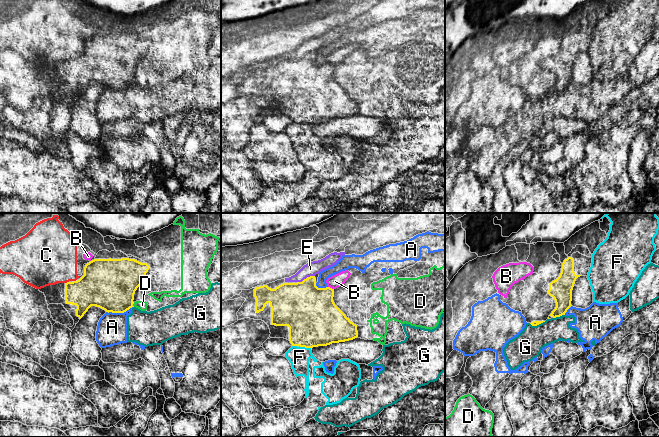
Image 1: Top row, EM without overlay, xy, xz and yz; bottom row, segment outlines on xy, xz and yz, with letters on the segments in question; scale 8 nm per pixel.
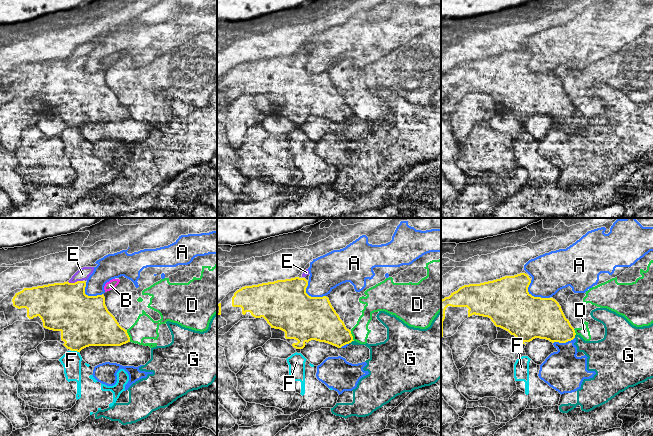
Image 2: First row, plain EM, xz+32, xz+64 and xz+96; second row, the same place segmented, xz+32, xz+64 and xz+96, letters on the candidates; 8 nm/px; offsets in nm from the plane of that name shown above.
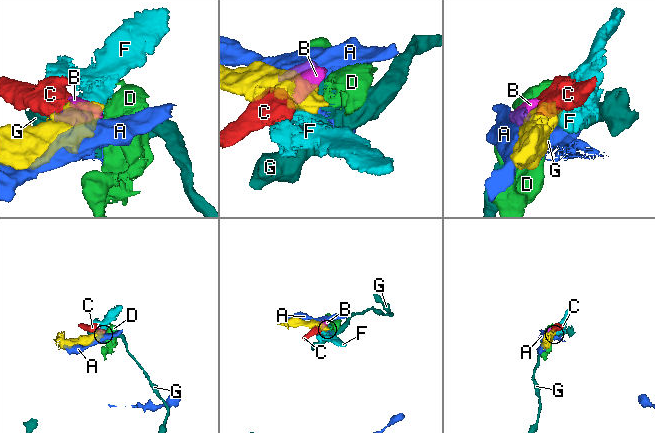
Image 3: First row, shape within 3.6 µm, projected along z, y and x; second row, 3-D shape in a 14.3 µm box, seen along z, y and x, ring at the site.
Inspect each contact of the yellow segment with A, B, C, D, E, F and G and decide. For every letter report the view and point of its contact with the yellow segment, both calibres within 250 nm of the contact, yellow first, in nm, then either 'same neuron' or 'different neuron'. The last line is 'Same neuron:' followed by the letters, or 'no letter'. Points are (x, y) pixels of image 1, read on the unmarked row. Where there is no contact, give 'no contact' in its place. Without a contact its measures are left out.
A: xy (119, 88) | 420/240 nm | different neuron
B: xz (331, 64) | 400/110 nm | different neuron
C: xy (67, 58) | 300/440 nm | different neuron
D: xy (133, 79) | 420/80 nm | different neuron
E: xz (302, 57) | 420/110 nm | different neuron
F: xz (306, 123) | 420/160 nm | different neuron
G: yz (558, 92) | 180/190 nm | different neuron
Same neuron: no letter

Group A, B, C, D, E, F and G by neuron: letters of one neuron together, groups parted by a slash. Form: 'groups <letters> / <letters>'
groups A G / B C / D / E / F

